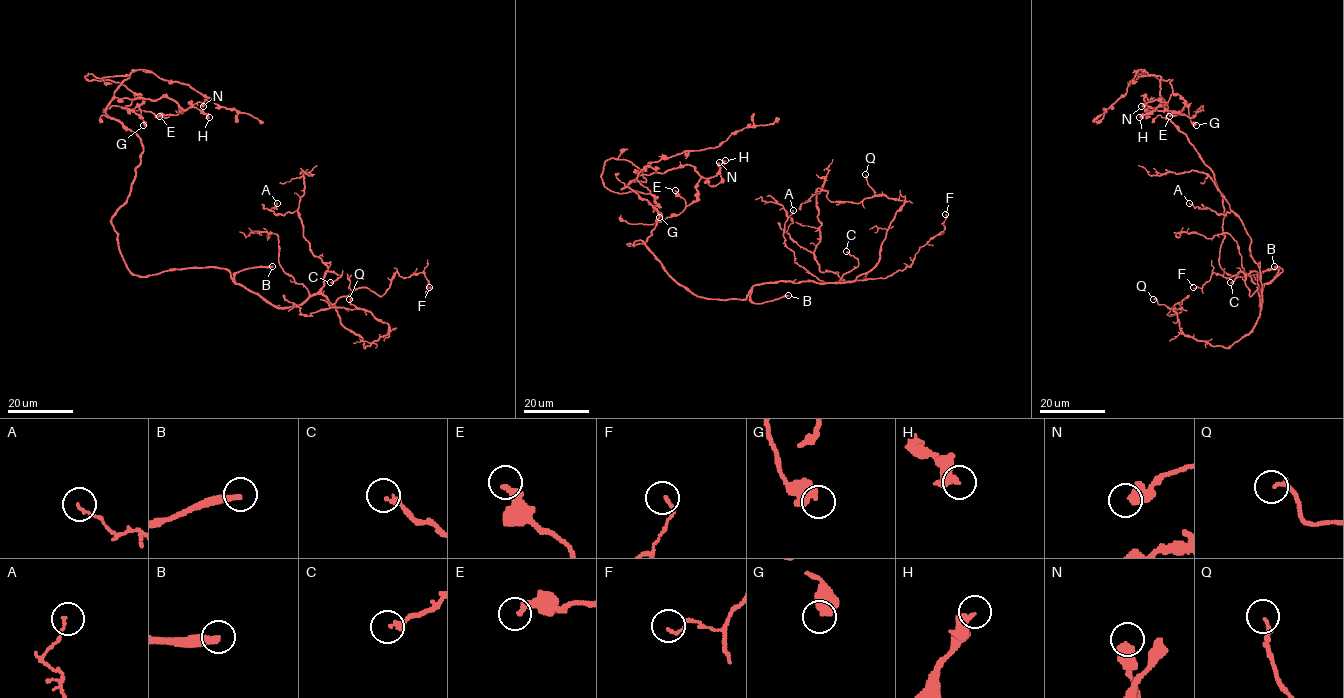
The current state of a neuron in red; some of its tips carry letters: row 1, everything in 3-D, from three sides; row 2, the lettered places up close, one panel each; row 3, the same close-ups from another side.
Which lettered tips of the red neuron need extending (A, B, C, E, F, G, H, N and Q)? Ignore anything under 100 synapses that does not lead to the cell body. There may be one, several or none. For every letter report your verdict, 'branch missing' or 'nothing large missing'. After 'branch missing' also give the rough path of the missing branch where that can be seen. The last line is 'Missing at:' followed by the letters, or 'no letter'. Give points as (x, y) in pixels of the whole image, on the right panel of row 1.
A: nothing large missing
B: branch missing; course (1274, 266), (1259, 240), (1211, 215), (1191, 200)
C: nothing large missing
E: nothing large missing
F: nothing large missing
G: nothing large missing
H: nothing large missing
N: nothing large missing
Q: nothing large missing
Missing at: B

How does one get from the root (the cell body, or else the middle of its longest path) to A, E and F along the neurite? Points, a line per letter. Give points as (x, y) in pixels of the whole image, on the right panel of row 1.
A: (1254, 274), (1279, 267), (1262, 289), (1262, 307), (1261, 272), (1240, 218), (1232, 210), (1218, 214), (1189, 203)
E: (1254, 274), (1220, 266), (1224, 206), (1213, 172), (1166, 117), (1167, 104), (1143, 99), (1184, 114), (1169, 116)
F: (1254, 274), (1279, 267), (1262, 289), (1262, 307), (1262, 294), (1261, 304), (1241, 272), (1213, 272), (1193, 287)

